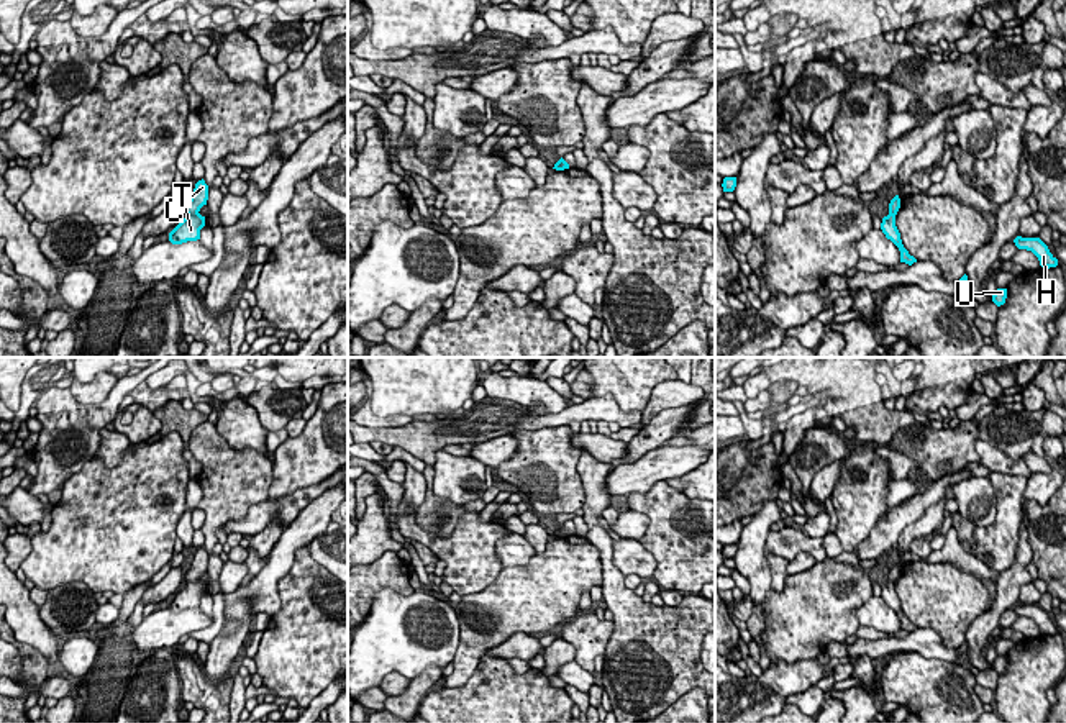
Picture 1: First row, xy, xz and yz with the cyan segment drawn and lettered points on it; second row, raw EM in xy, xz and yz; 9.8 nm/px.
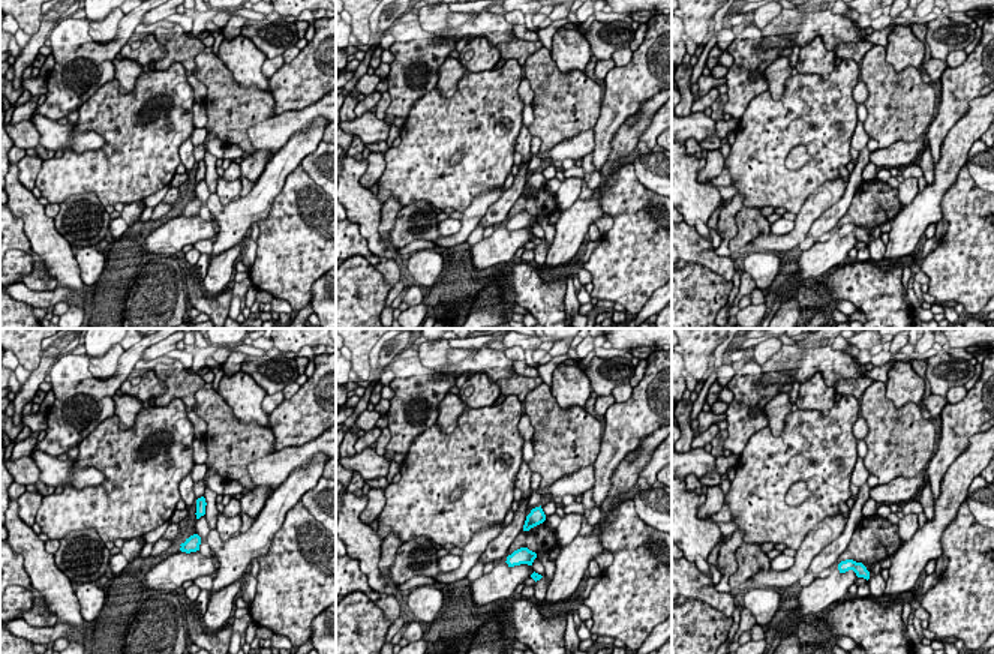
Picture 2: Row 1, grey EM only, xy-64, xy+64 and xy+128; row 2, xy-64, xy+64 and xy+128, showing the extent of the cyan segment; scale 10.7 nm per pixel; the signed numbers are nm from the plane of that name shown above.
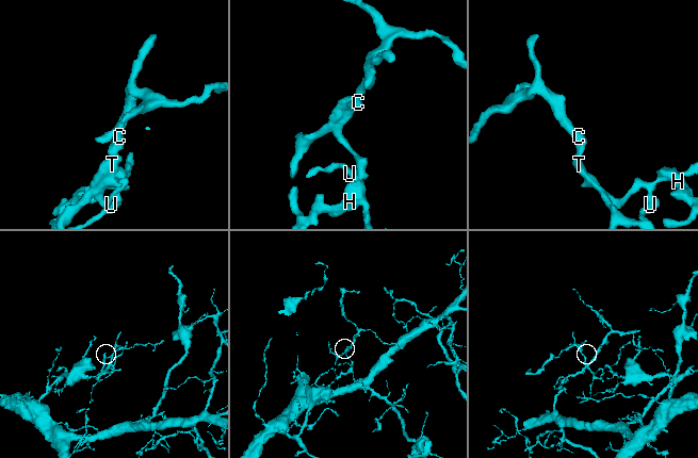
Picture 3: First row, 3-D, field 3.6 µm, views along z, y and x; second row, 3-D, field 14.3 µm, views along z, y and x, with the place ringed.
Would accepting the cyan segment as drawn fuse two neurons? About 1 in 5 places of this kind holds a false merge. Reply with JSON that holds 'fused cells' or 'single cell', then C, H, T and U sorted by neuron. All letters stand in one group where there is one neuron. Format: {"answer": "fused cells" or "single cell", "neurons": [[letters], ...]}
{"answer": "fused cells", "neurons": [["C"], ["H", "T", "U"]]}

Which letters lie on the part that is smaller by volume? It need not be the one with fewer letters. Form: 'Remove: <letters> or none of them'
Remove: C

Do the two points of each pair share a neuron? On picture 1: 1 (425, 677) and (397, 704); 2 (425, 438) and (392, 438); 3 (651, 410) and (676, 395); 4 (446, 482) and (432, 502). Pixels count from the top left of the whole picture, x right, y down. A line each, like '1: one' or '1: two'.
1: one
2: one
3: one
4: two

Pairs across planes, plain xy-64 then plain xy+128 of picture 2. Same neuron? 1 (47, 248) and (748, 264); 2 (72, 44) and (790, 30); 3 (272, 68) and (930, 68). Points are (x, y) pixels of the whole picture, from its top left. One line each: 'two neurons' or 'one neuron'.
1: two neurons
2: two neurons
3: one neuron

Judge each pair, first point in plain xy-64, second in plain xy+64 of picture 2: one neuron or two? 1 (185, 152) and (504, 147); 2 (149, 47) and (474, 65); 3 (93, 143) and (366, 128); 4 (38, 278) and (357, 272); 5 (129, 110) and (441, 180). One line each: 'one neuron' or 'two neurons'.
1: two neurons
2: one neuron
3: one neuron
4: two neurons
5: one neuron

